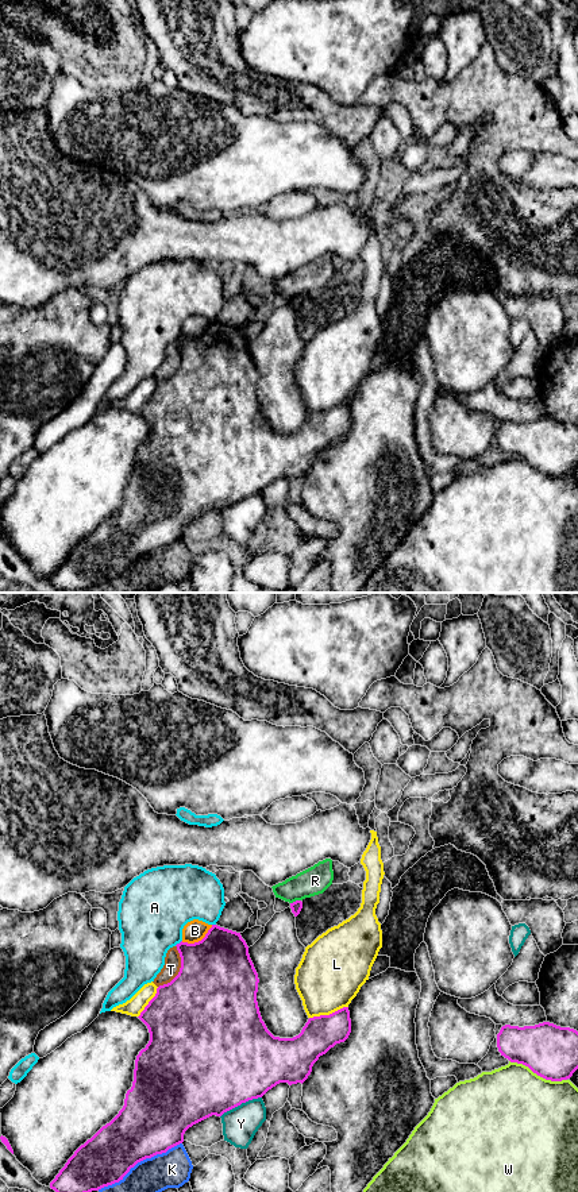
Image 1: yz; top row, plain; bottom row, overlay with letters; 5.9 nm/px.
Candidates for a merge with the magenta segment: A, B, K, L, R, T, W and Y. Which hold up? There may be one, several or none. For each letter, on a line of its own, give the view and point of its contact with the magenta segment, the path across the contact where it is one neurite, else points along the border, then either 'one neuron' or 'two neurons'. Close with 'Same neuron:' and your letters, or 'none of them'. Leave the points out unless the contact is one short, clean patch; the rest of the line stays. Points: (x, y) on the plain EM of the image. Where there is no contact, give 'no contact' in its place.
A: meets magenta in yz at (177, 339); two neurons
B: meets magenta in yz at (199, 336); border along yz (212, 320), (200, 335), (193, 338), (181, 336); two neurons
K: meets magenta in yz at (139, 556); two neurons
L: meets magenta in yz at (330, 409); two neurons
R: meets magenta in yz at (296, 296); border along yz (300, 294), (291, 299); two neurons
T: meets magenta in yz at (180, 365); two neurons
W: meets magenta in yz at (538, 470); two neurons
Y: meets magenta in yz at (241, 498); two neurons
Same neuron: none of them

